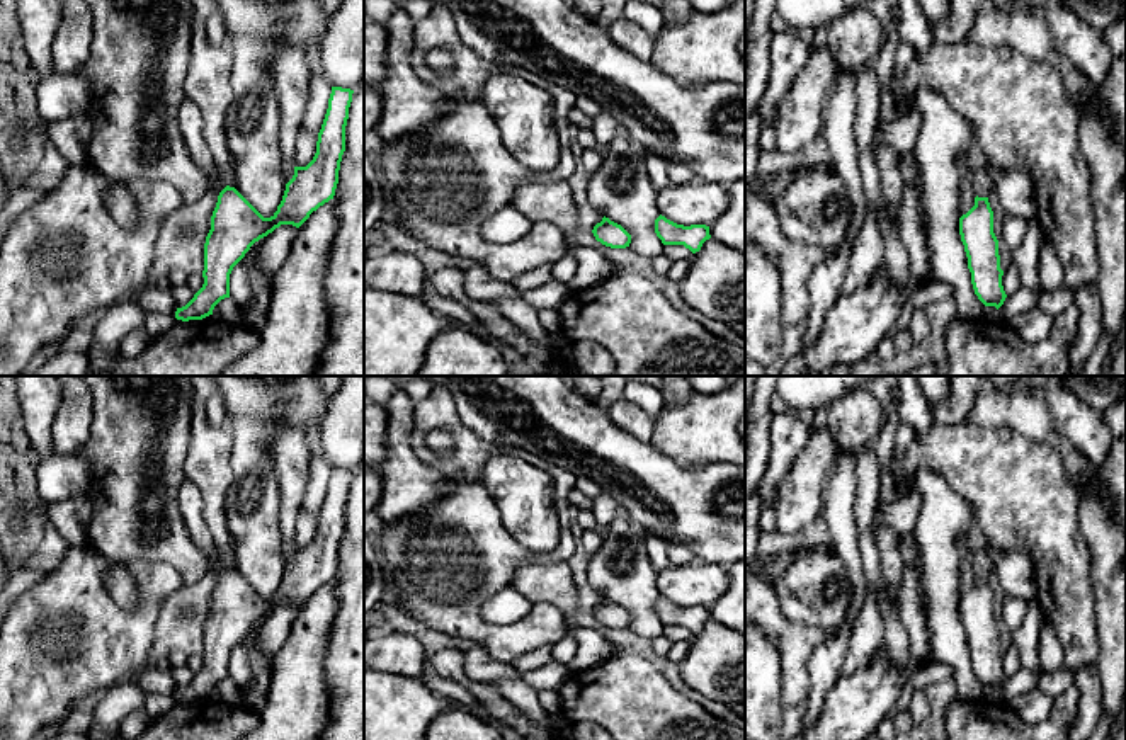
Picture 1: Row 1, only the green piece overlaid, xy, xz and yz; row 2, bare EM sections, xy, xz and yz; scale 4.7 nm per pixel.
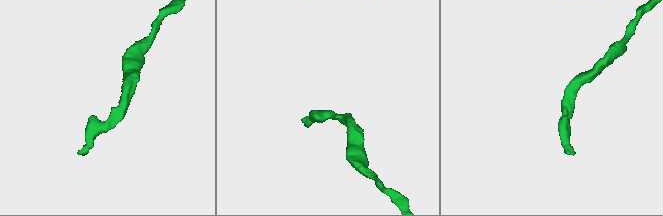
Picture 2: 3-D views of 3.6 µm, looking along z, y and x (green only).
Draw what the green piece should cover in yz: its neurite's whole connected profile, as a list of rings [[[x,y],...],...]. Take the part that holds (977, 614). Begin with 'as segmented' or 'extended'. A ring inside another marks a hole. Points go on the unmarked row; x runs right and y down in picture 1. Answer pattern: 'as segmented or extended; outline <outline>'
extended; outline [[[970,551],[968,561],[975,573],[975,587],[959,599],[959,616],[968,638],[975,675],[985,687],[1004,686],[1007,675],[1002,667],[998,621],[993,614],[993,592],[988,577],[993,561],[988,551]]]

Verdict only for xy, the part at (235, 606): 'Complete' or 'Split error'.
Split error

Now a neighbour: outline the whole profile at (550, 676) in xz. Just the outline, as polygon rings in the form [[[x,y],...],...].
[[[551,662],[534,672],[520,674],[522,680],[536,689],[558,687],[558,684],[570,677],[570,669],[565,663]]]

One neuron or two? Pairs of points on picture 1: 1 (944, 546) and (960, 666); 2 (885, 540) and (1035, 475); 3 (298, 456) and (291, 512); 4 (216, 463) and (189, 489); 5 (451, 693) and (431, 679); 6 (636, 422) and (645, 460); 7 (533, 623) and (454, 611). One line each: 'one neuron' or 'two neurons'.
1: one neuron
2: two neurons
3: one neuron
4: two neurons
5: one neuron
6: two neurons
7: one neuron

